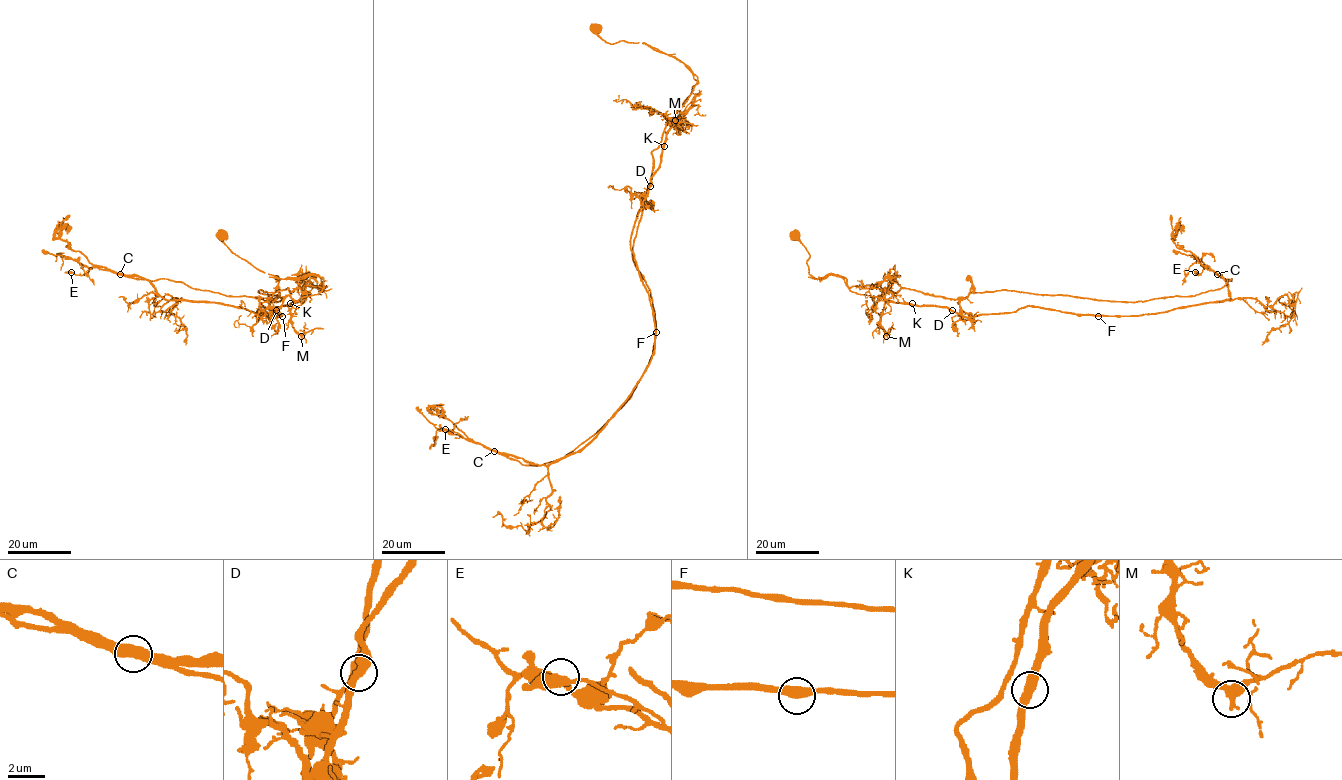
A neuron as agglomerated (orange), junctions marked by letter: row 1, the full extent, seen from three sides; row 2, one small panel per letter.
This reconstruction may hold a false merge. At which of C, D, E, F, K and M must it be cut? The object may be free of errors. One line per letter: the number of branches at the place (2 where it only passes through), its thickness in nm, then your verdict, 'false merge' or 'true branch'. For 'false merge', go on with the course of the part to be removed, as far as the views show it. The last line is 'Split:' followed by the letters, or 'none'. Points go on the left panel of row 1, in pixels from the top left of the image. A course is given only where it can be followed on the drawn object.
C: branches 2; calibre 440 nm; false merge; course (120, 274), (271, 302), (282, 299), (259, 290), (274, 299), (287, 288), (324, 286), (312, 275), (269, 277)
D: branches 2; calibre 420 nm; true branch
E: branches 2; calibre 420 nm; true branch
F: branches 2; calibre 480 nm; true branch
K: branches 2; calibre 480 nm; true branch
M: branches 2; calibre 440 nm; true branch
Split: C

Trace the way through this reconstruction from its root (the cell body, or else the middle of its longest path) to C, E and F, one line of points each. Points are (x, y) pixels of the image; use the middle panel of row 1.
C: (596, 27), (697, 76), (652, 152), (632, 248), (653, 352), (632, 396), (558, 460), (522, 465), (494, 450)
E: (596, 27), (697, 76), (652, 152), (632, 248), (652, 355), (632, 396), (557, 461), (522, 465), (445, 429)
F: (596, 27), (608, 43), (644, 43), (674, 56), (697, 76), (672, 119), (630, 241), (656, 332)

